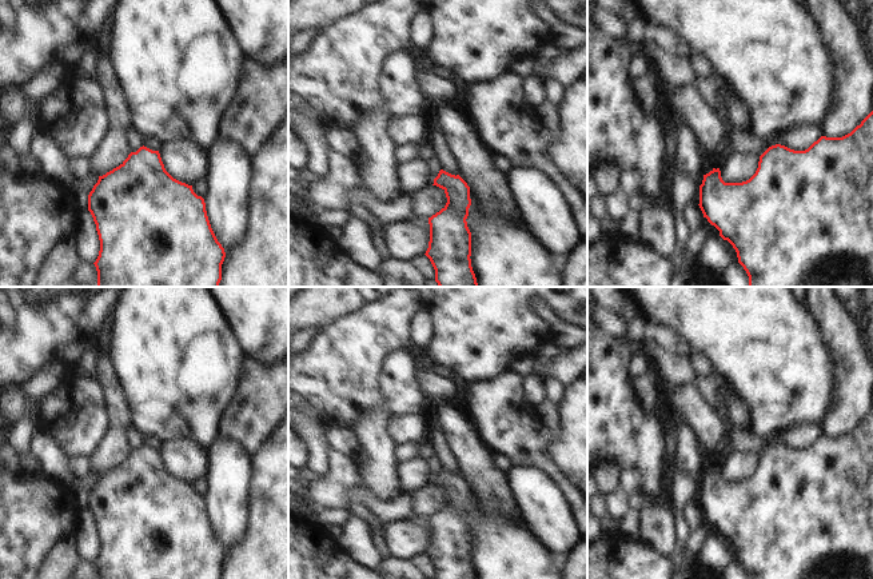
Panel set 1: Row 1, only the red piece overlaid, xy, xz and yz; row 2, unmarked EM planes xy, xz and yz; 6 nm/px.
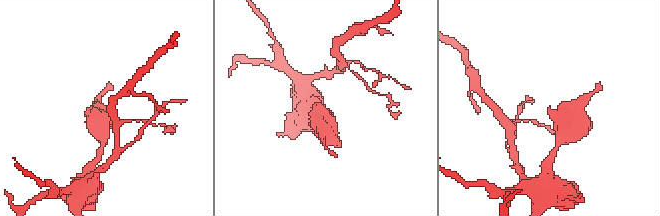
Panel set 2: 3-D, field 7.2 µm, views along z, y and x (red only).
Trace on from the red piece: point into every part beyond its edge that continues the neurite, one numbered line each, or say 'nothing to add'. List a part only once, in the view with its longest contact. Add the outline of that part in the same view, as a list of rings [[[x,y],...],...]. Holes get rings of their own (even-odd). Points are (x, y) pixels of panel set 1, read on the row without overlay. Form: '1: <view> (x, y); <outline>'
nothing to add

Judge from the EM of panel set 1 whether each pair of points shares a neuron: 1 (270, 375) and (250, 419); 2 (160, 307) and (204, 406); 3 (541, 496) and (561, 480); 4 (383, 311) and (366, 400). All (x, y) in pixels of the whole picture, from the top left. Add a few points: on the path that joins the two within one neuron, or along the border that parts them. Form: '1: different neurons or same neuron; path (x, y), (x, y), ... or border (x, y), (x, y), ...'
1: same neuron; path (270, 386), (256, 408)
2: same neuron; path (160, 335), (160, 378), (176, 394)
3: different neurons; border (531, 466), (541, 470), (558, 487), (571, 512)
4: same neuron; path (371, 334), (366, 339), (366, 378)

